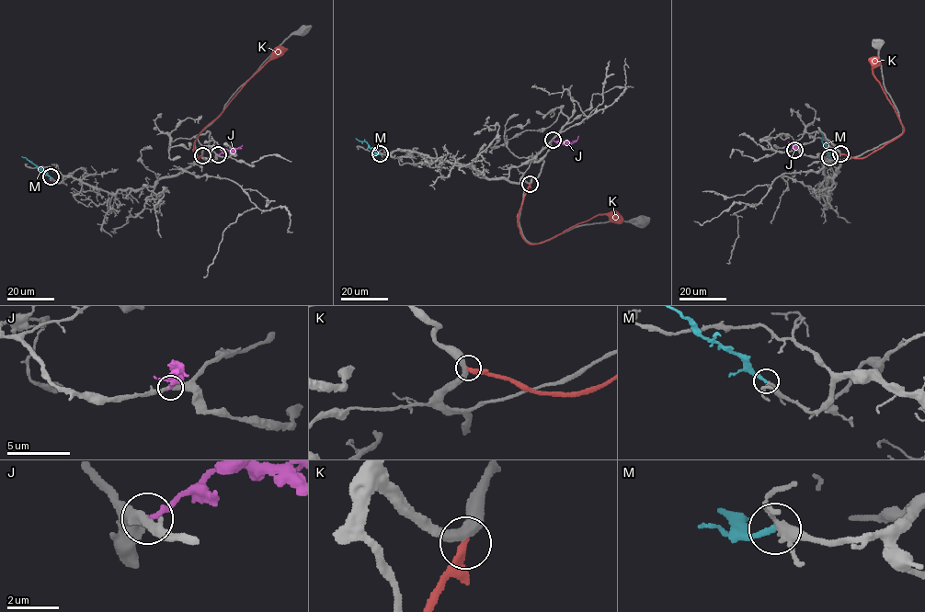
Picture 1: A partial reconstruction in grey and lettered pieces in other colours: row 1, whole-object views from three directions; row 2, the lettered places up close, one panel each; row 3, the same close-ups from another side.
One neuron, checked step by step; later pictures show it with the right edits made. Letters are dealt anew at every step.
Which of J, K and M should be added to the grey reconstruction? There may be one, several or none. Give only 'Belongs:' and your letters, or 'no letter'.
Belongs: M

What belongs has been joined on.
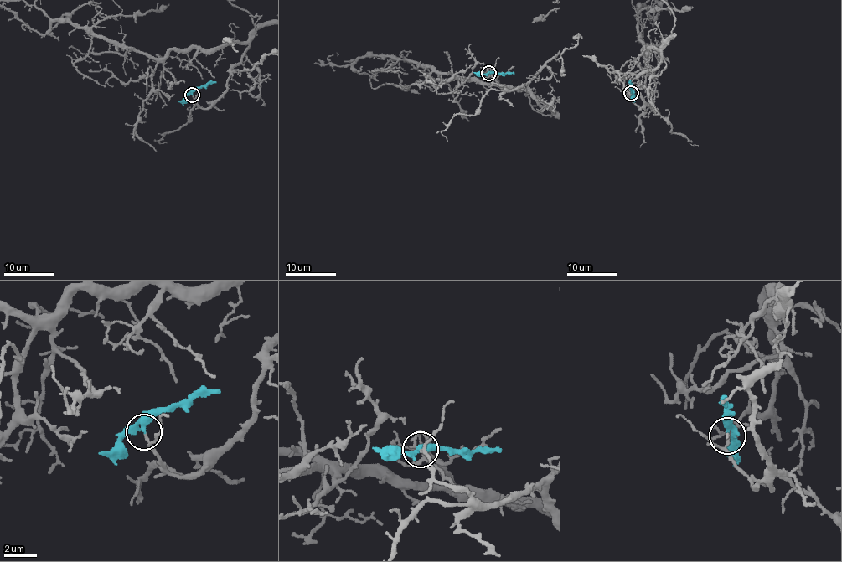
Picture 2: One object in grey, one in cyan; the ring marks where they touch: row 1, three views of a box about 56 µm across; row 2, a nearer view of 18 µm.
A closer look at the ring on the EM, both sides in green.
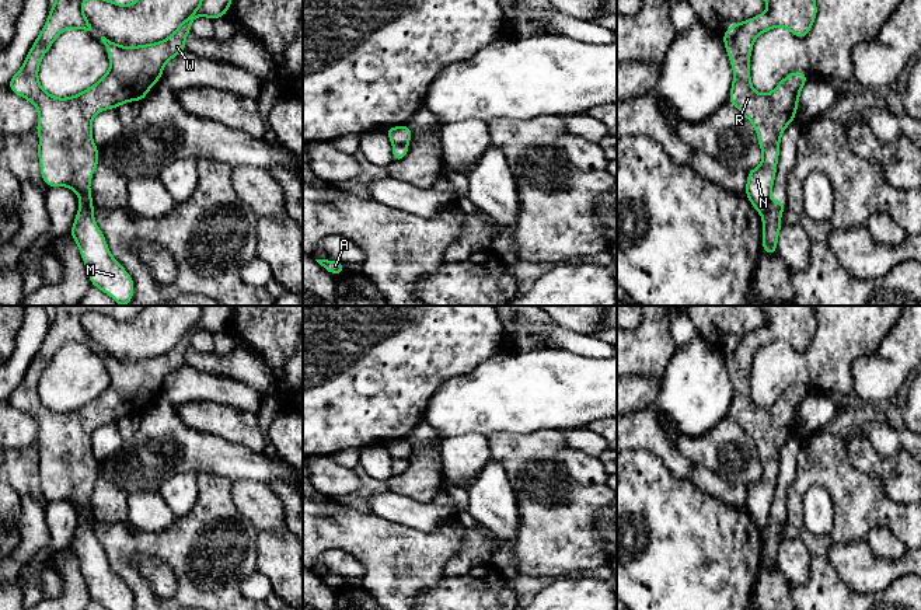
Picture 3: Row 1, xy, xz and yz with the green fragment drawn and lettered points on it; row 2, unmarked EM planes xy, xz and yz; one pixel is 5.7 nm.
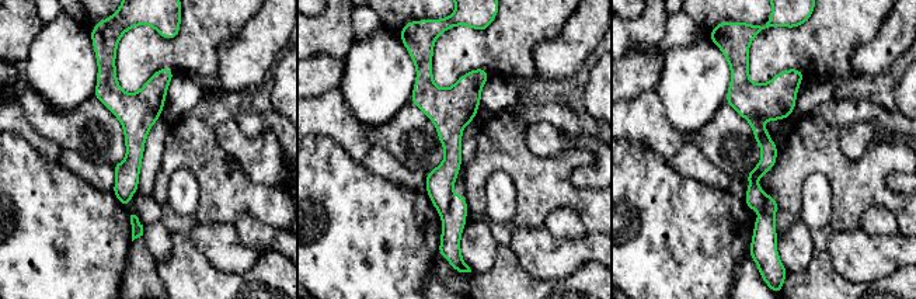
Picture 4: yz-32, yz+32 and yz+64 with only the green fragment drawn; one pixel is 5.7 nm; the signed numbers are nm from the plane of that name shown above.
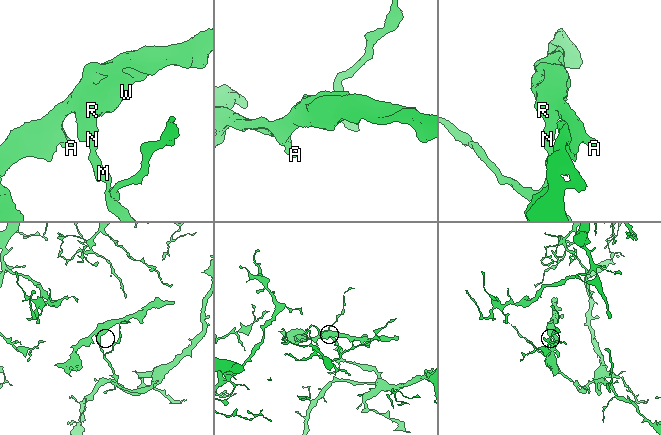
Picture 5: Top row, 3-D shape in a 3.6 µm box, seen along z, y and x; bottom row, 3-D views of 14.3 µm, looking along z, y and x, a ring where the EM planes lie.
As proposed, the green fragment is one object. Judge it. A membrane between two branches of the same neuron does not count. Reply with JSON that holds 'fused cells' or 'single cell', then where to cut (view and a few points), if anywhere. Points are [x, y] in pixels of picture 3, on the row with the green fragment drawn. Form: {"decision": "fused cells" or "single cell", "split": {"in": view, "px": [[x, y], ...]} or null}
{"decision": "fused cells", "split": {"in": "yz", "px": [[771, 201], [761, 216]]}}

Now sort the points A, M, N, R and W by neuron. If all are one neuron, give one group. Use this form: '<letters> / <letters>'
A N R W / M

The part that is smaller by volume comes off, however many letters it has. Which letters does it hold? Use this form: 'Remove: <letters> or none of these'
Remove: A, N, R, W

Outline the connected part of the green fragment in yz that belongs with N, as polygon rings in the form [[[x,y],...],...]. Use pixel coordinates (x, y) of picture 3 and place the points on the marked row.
[[[765,0],[765,3],[767,11],[730,25],[722,36],[733,67],[729,101],[753,123],[763,151],[763,161],[747,172],[746,185],[746,196],[761,216],[771,202],[781,135],[795,121],[800,90],[807,74],[793,72],[784,77],[770,94],[756,93],[750,80],[753,43],[760,34],[777,27],[805,38],[817,14],[816,0]]]

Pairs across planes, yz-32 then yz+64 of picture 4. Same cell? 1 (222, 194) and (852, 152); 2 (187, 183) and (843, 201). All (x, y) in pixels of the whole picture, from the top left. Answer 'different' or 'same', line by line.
1: different
2: different

